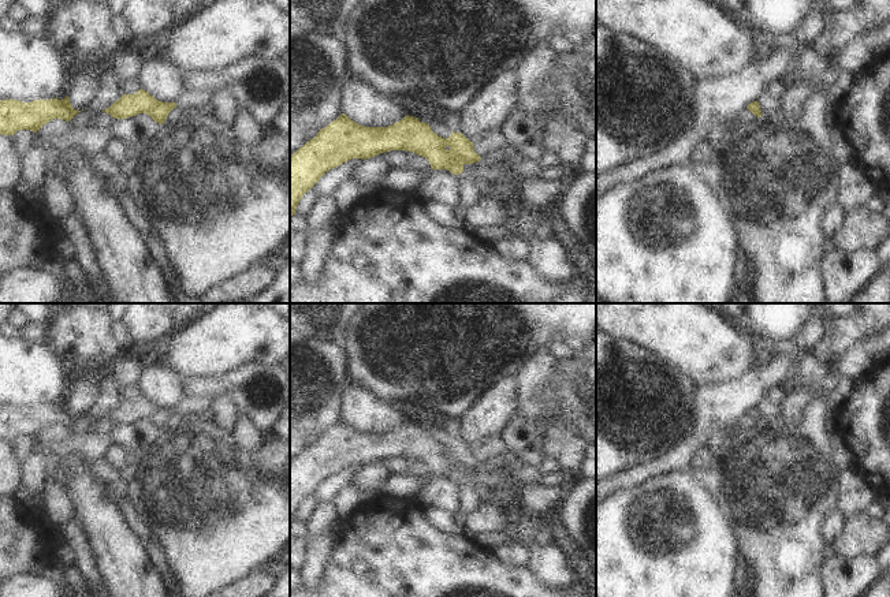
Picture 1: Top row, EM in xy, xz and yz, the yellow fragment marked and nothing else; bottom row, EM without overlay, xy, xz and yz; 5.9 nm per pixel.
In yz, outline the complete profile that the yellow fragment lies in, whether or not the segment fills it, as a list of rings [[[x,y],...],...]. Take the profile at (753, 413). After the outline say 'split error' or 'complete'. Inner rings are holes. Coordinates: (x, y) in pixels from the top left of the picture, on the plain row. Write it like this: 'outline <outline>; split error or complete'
outline [[[767,396],[761,399],[757,407],[746,413],[755,422],[767,425],[771,429],[779,430],[786,428],[787,421],[778,403],[772,403]]]; split error

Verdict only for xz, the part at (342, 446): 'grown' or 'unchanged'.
grown

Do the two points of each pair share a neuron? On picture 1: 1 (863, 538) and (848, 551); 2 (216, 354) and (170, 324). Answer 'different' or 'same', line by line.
1: same
2: different

